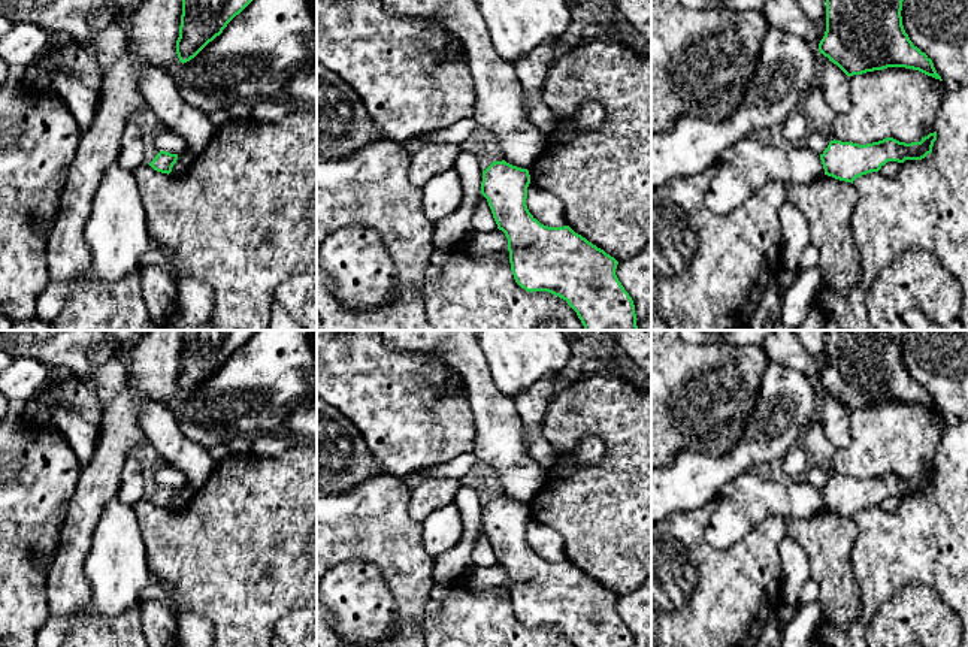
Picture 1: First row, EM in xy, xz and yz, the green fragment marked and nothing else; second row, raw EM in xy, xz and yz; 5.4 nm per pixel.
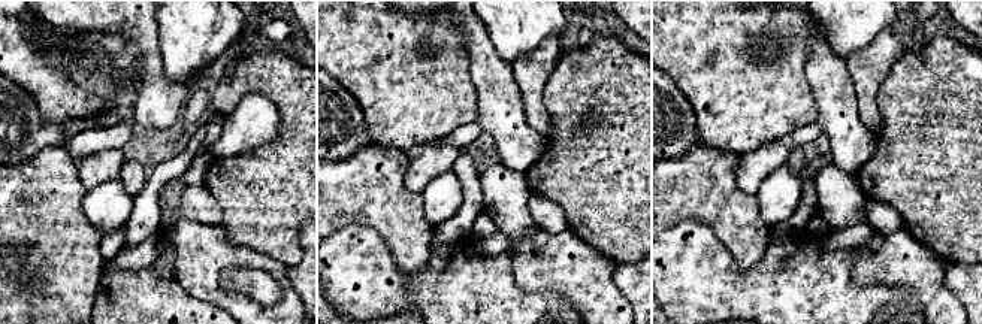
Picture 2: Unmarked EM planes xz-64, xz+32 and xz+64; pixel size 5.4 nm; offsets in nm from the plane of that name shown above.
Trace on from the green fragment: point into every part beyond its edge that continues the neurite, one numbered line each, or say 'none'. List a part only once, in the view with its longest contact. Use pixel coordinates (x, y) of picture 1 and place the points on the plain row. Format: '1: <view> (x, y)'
none

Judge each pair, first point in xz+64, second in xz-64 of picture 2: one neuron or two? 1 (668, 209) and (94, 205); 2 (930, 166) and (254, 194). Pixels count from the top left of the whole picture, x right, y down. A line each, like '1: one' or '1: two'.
1: two
2: one

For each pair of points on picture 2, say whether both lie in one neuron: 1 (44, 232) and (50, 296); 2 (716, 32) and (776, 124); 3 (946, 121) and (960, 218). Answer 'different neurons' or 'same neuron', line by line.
1: same neuron
2: same neuron
3: same neuron

